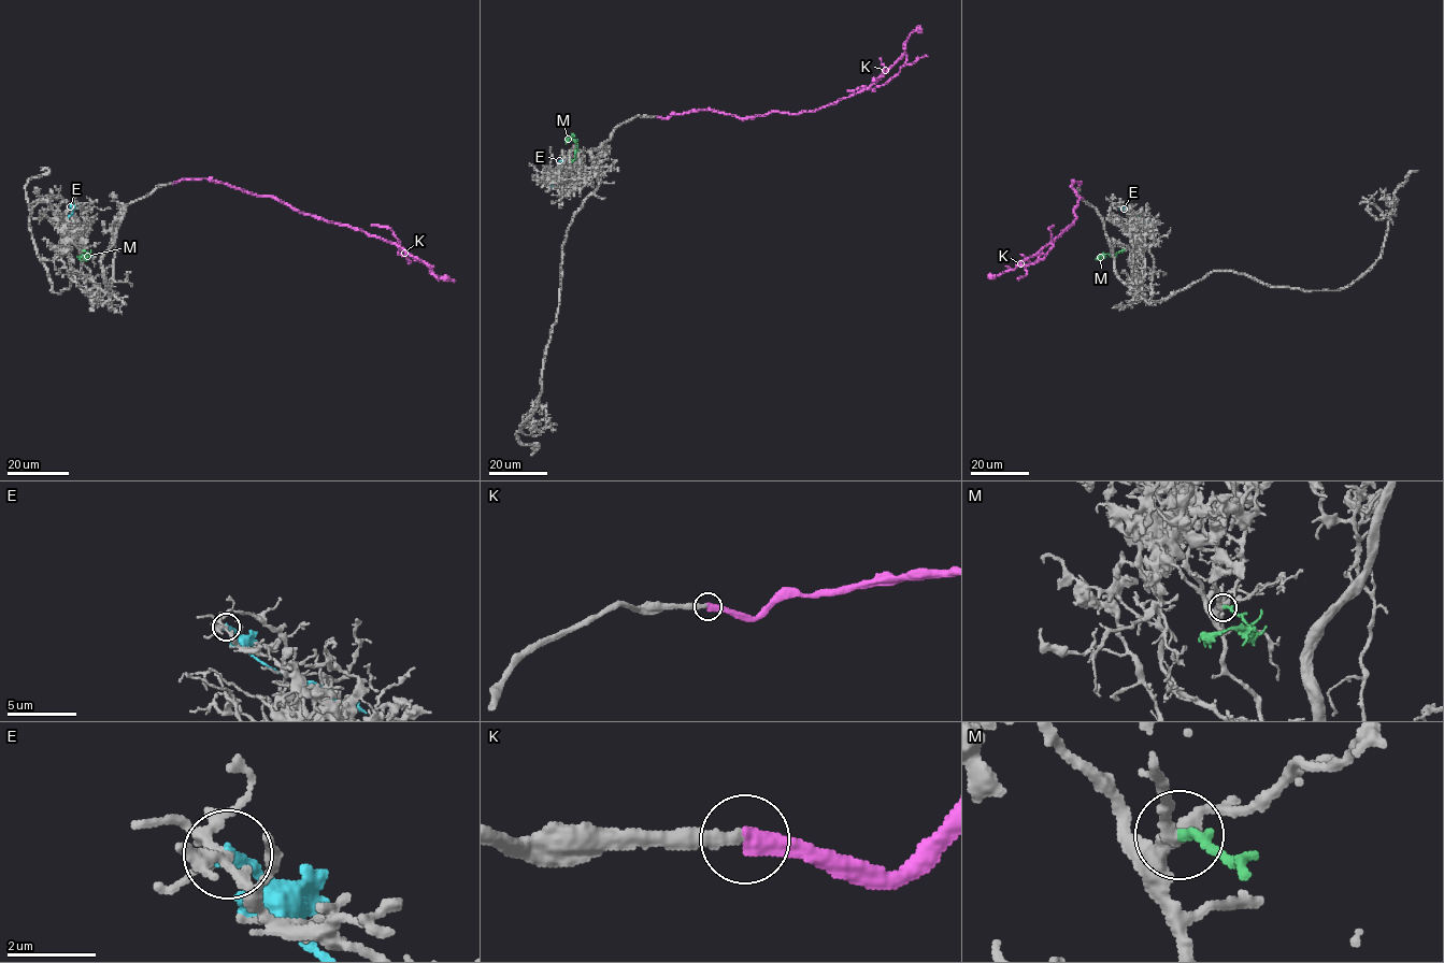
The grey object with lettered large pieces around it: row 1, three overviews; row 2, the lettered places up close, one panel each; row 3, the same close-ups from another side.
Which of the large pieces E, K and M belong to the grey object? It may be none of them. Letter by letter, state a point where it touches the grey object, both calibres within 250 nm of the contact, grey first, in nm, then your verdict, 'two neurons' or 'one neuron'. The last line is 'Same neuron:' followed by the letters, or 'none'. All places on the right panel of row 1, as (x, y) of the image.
E: (1119, 205) | 200/320 nm | two neurons
K: (1078, 185) | 280/380 nm | one neuron
M: (1126, 249) | 240/200 nm | two neurons
Same neuron: K

